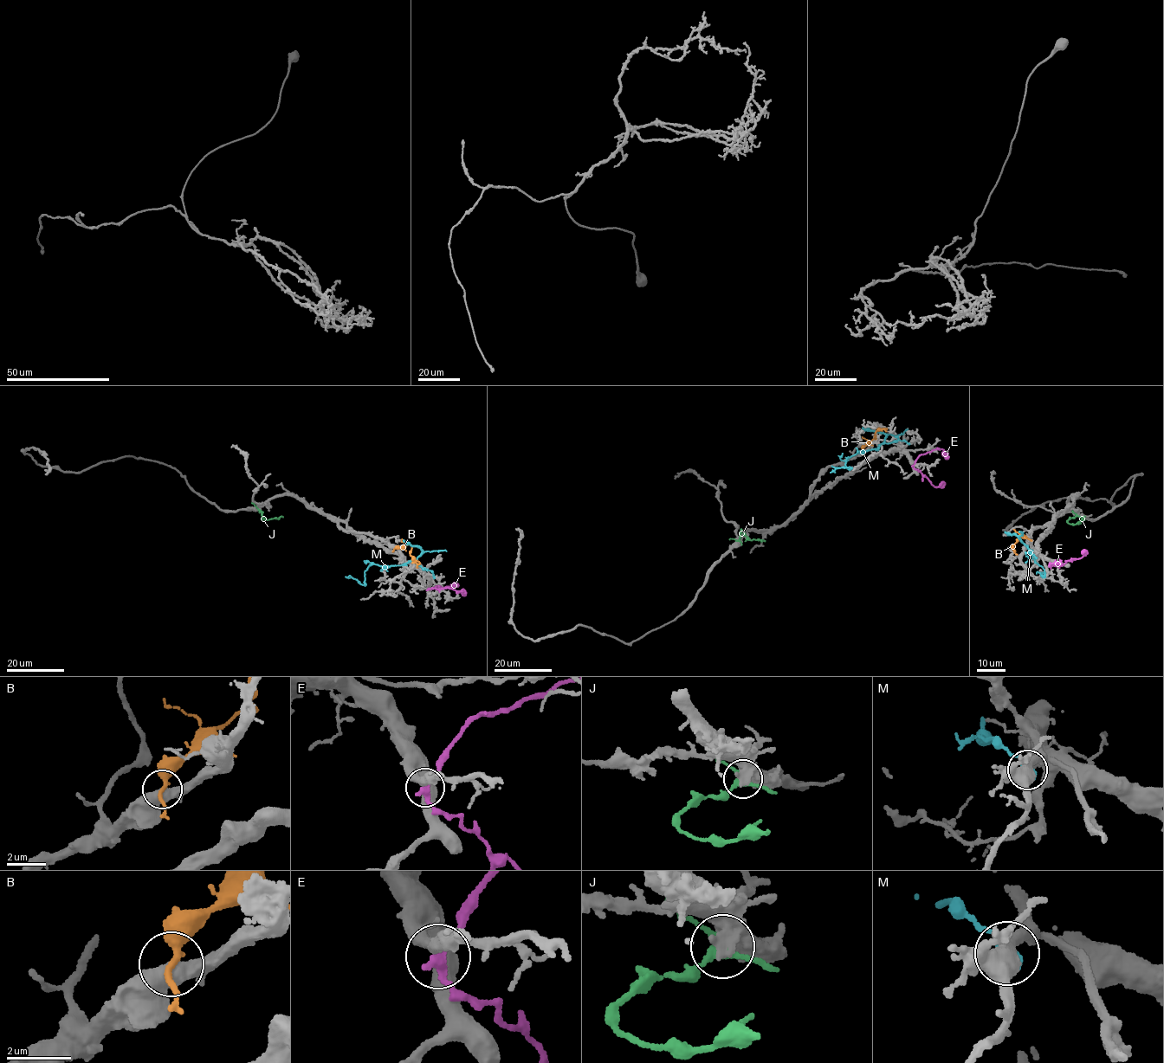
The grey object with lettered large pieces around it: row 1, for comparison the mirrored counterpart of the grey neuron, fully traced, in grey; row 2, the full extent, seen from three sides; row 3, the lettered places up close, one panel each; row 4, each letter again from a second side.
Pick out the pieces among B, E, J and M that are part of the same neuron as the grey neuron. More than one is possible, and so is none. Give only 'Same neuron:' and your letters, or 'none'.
Same neuron: none

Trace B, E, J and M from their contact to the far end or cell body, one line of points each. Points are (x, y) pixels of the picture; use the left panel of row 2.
B: (395, 548), (410, 545), (410, 554), (417, 567)
E: (428, 589), (450, 588), (463, 592), (464, 595)
J: (259, 509), (262, 518), (282, 517)
M: (434, 576), (432, 571), (412, 560), (400, 565), (371, 564), (364, 573), (365, 584), (345, 576)

